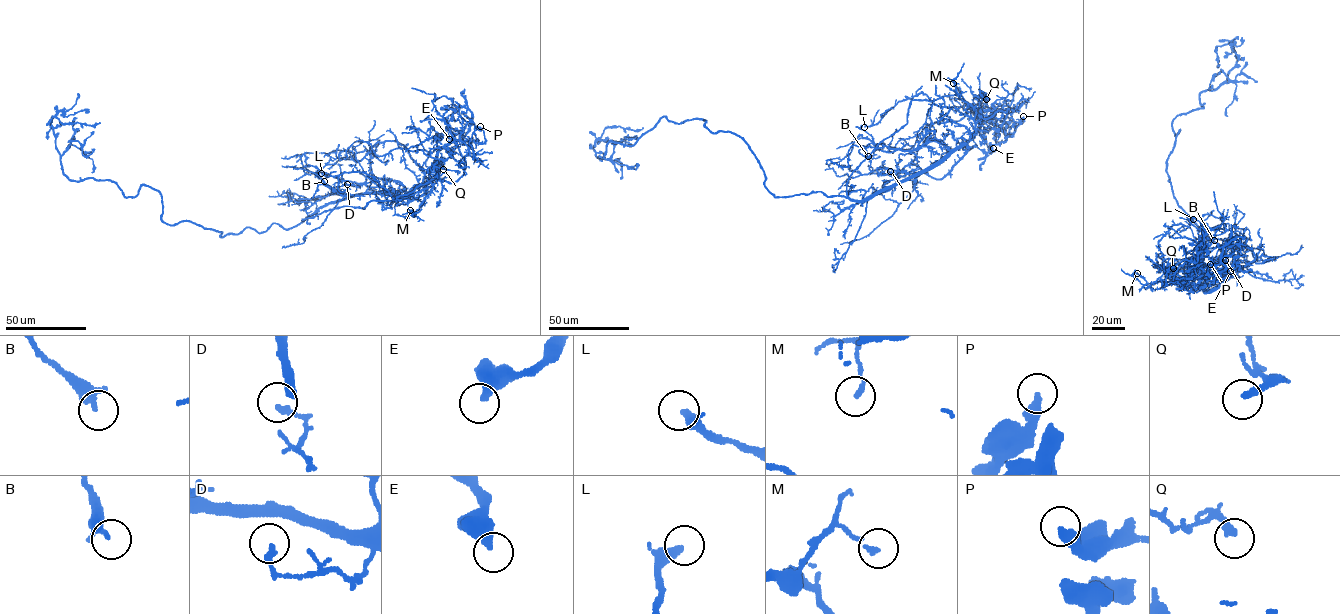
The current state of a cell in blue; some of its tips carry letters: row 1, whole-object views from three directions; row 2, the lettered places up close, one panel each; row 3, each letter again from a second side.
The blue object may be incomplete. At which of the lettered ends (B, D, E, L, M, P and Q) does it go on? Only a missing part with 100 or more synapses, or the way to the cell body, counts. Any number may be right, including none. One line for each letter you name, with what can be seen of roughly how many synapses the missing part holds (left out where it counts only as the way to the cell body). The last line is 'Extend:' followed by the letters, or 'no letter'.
Extend: no letter

